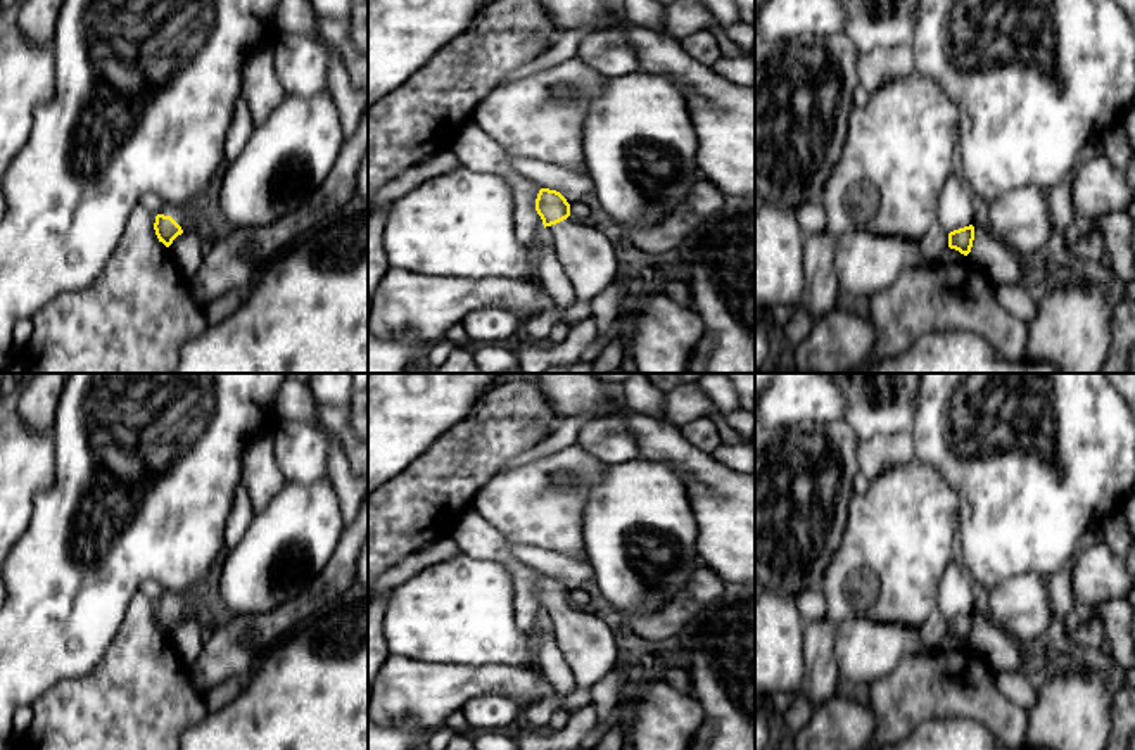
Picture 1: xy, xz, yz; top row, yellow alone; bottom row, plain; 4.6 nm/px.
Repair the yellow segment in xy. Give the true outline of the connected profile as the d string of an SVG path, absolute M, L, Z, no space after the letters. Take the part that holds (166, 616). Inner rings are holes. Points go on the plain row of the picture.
M199 588L192 591L164 591L154 610L159 629L169 634L188 615L192 598L199 593Z

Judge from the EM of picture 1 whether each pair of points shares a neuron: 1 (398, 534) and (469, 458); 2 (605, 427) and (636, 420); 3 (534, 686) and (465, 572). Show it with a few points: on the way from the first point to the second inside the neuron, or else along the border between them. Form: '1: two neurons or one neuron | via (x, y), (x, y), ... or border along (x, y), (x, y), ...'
1: one neuron | via (412, 515), (450, 477)
2: two neurons | border along (598, 413), (624, 417), (636, 441), (638, 458)
3: two neurons | border along (532, 664), (481, 666)

